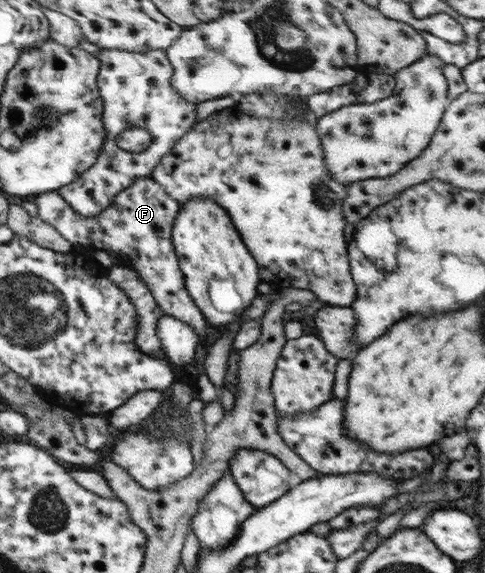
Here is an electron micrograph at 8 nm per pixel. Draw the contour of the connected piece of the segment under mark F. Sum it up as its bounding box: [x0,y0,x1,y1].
[36,176,209,342]

